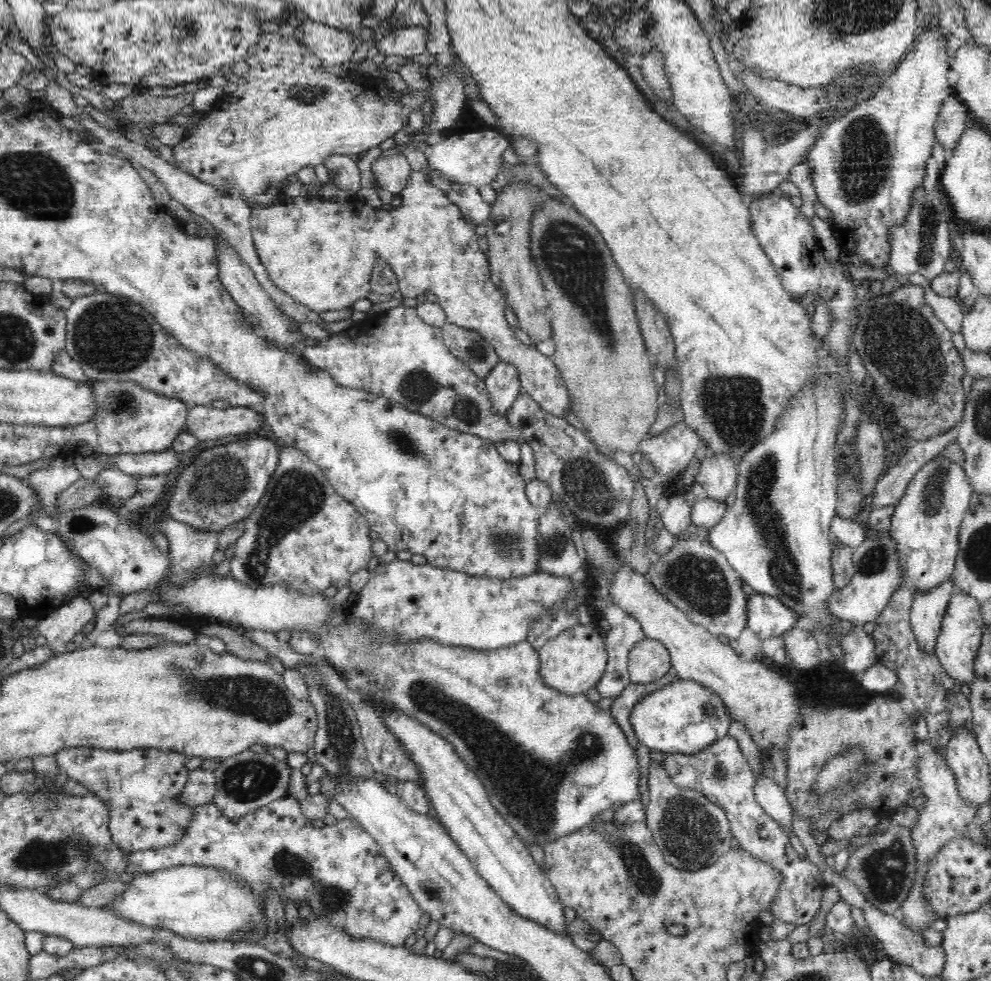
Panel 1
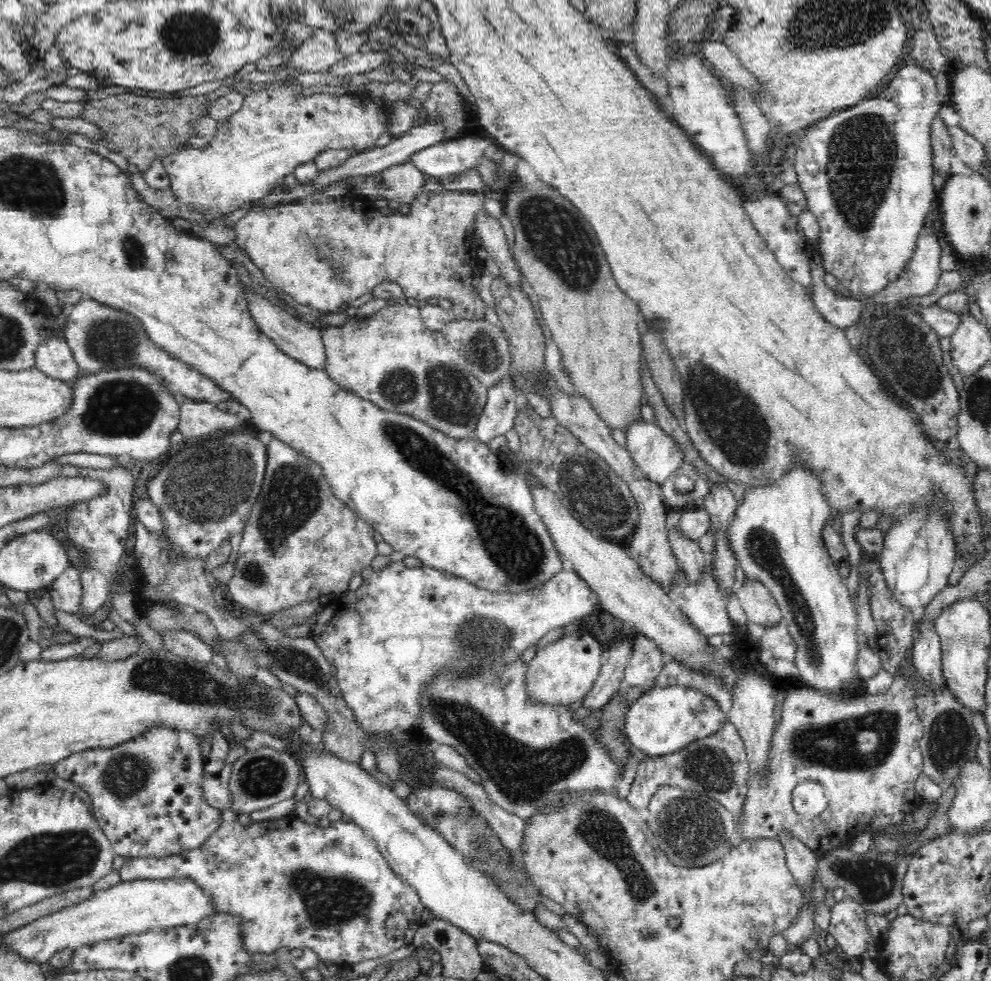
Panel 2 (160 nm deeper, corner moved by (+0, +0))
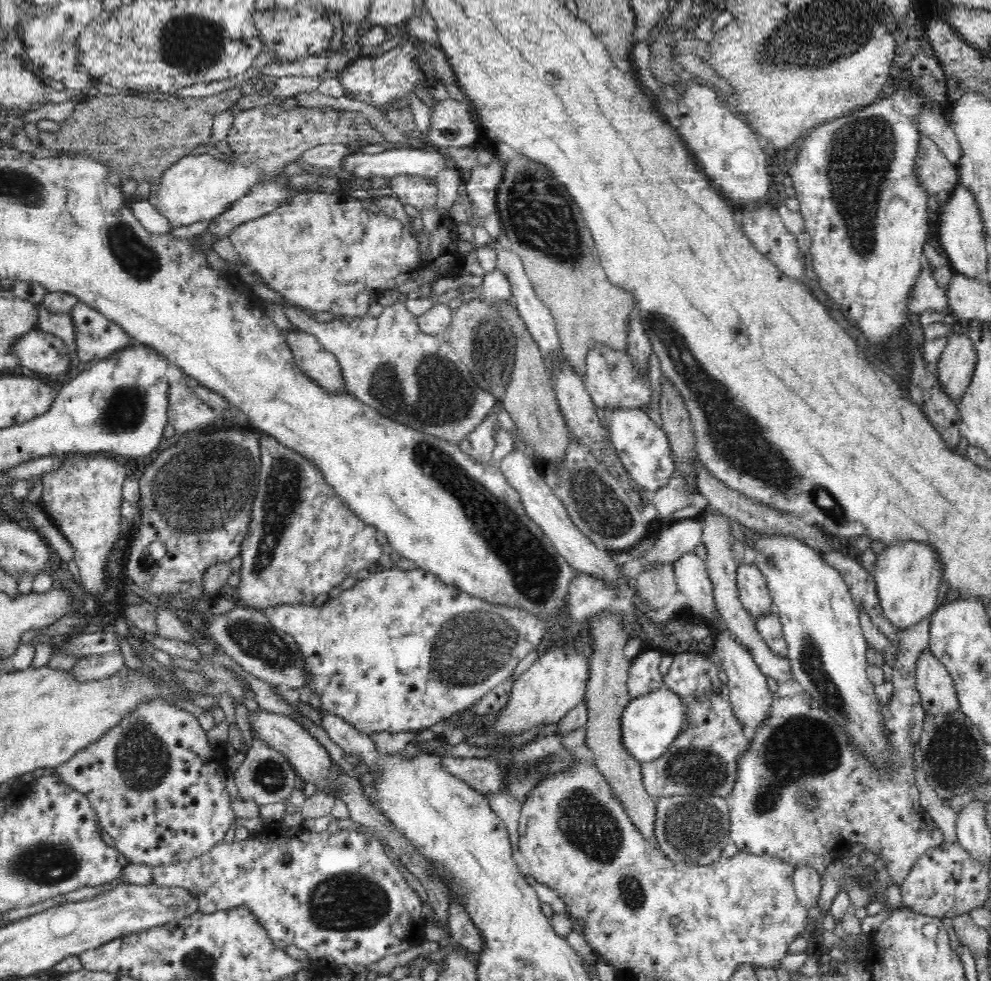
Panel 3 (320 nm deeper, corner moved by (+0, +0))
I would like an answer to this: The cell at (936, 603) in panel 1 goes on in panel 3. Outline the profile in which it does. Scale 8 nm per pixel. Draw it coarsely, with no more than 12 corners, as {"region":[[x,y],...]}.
{"region":[[928,647],[915,677],[926,711],[959,708],[951,674]]}

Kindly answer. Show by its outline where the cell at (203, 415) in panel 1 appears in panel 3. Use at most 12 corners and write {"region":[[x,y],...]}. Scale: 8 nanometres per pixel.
{"region":[[186,382],[169,384],[168,422],[186,434],[218,420]]}

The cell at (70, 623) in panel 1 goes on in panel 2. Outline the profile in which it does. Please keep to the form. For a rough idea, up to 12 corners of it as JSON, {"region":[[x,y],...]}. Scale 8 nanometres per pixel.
{"region":[[126,467],[81,468],[109,492],[74,502],[66,533],[87,557],[80,618],[106,600],[134,523]]}

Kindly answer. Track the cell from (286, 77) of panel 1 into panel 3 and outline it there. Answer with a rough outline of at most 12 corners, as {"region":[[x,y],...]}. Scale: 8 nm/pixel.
{"region":[[358,110],[238,112],[230,160],[190,154],[147,200],[171,228],[220,216],[322,144],[386,138]]}

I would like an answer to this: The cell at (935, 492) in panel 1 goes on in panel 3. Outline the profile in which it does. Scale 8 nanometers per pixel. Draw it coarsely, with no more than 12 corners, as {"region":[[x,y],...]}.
{"region":[[929,542],[889,544],[873,576],[900,630],[939,606],[945,562]]}

